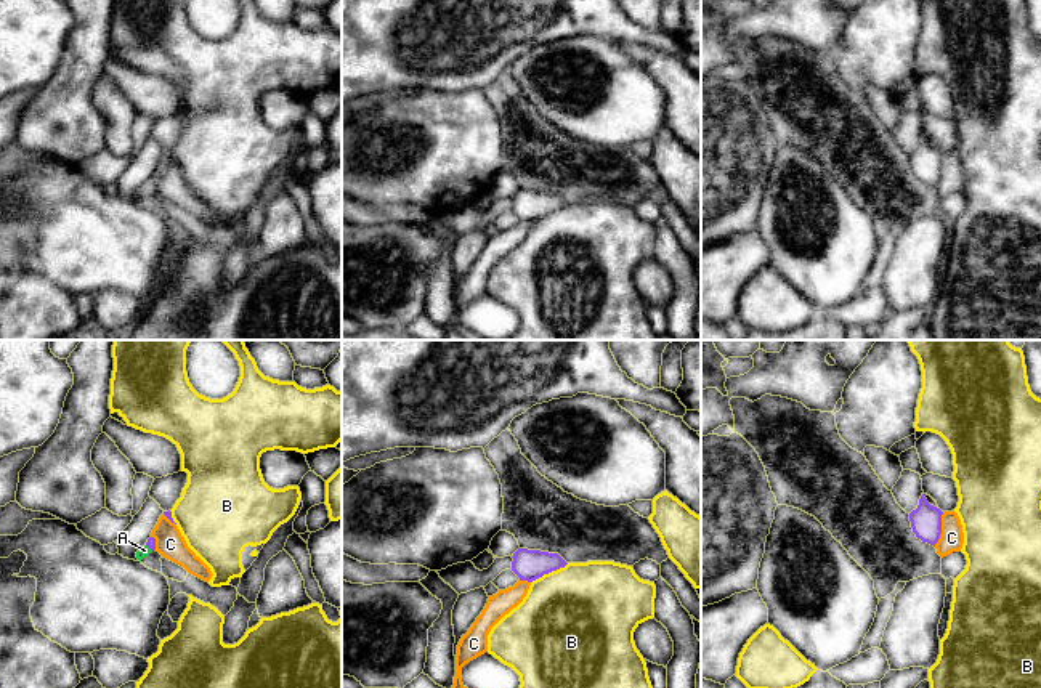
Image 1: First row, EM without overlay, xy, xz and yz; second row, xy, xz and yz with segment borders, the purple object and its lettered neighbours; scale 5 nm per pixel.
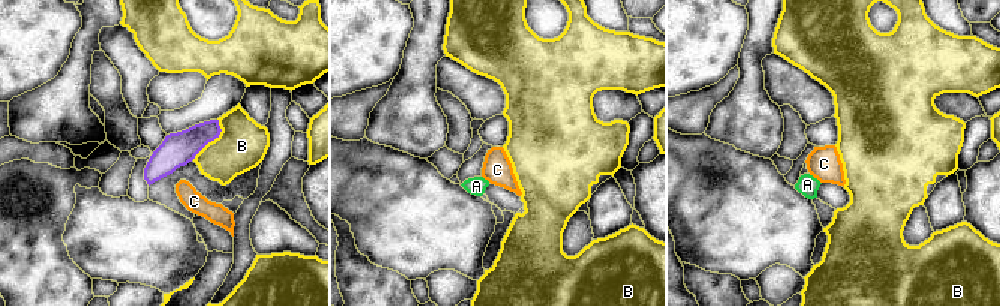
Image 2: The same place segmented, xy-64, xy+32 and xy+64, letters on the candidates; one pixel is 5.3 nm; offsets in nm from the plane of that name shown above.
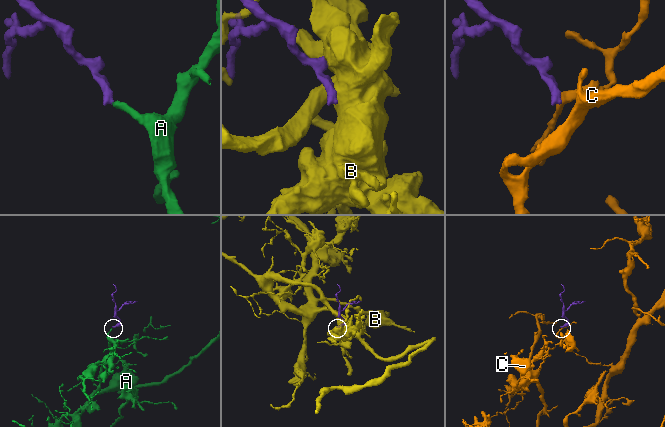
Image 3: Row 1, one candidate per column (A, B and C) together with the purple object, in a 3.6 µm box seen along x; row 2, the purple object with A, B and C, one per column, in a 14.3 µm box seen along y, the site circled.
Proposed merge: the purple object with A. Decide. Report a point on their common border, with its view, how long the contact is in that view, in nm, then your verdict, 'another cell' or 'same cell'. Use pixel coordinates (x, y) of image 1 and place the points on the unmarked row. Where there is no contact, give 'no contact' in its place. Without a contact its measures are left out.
xy (148, 186) | 50 nm | same cell

